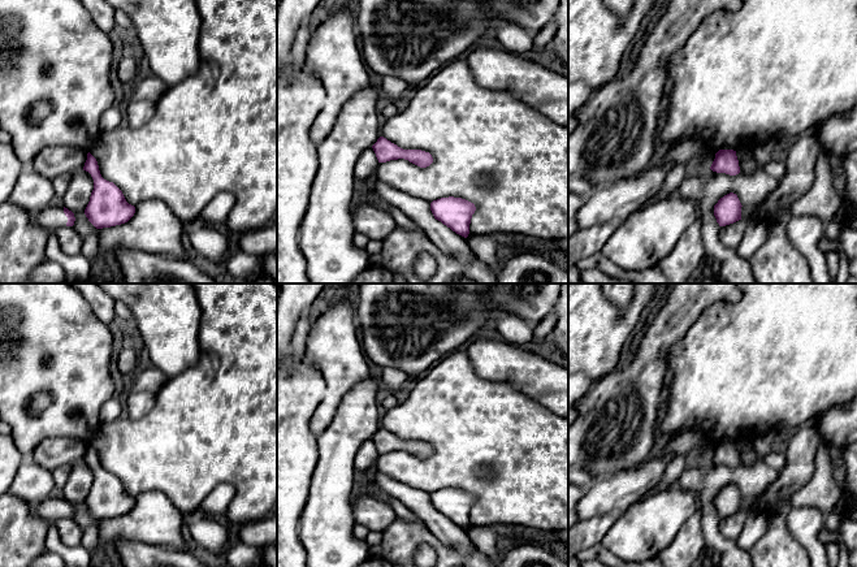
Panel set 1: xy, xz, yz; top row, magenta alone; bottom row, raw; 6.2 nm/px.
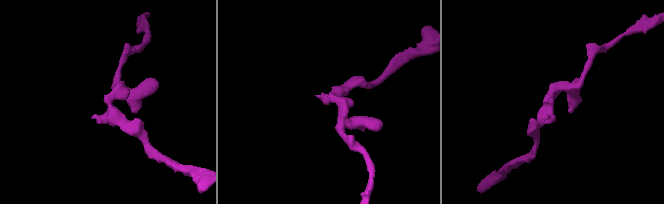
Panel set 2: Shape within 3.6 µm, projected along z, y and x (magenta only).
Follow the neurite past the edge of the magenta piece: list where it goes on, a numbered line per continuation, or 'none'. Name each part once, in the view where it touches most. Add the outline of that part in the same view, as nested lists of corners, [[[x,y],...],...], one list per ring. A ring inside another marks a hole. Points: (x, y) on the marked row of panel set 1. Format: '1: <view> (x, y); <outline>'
1: xy (52, 217); [[[56,202],[42,212],[38,212],[35,222],[48,230],[66,228],[68,217],[64,213],[64,205]]]

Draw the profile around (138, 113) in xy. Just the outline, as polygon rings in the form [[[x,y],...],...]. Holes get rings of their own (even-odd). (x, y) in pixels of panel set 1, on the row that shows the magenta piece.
[[[131,100],[126,107],[127,126],[130,127],[143,126],[155,114],[155,111],[156,111],[155,103],[147,100],[142,101]]]

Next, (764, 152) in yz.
[[[767,140],[754,147],[754,156],[761,165],[766,165],[772,160],[775,140]]]

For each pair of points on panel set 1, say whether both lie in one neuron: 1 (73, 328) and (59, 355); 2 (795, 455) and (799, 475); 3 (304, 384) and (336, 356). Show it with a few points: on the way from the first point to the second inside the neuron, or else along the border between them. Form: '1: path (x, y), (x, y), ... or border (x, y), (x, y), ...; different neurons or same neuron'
1: path (66, 334), (59, 342), (59, 349); same neuron
2: path (799, 461), (799, 470); same neuron
3: border (304, 351), (325, 386), (321, 401); different neurons

